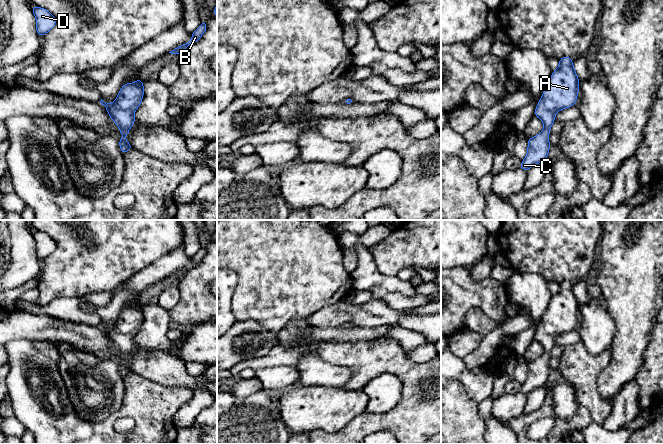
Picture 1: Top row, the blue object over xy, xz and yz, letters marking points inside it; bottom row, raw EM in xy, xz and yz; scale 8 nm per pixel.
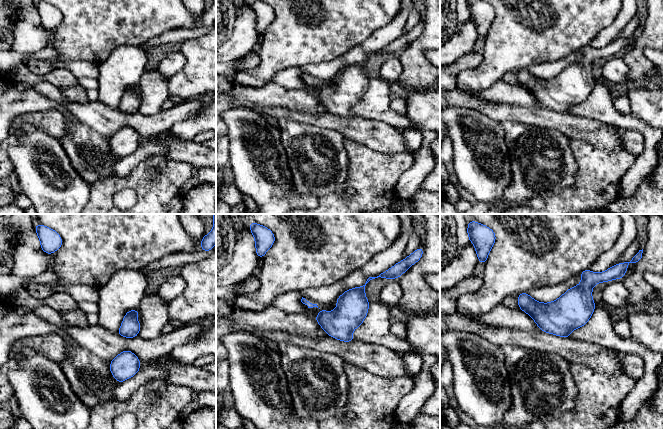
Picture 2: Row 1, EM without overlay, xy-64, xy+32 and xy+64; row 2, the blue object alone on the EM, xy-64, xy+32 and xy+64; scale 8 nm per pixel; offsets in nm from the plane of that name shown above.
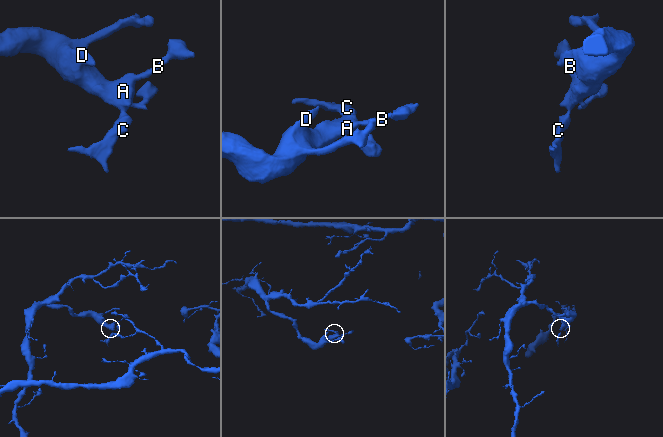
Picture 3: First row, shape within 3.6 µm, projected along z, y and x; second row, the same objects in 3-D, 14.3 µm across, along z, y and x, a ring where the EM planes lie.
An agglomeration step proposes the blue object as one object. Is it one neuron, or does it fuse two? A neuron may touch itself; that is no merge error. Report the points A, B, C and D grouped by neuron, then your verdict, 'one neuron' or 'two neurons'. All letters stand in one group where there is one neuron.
A B C D | one neuron

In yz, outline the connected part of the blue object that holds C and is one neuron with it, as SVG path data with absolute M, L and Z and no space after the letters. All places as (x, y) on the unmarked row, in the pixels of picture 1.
M563 280L536 330L535 341L542 344L545 352L537 360L528 363L527 379L520 389L522 394L527 395L533 389L546 385L551 370L548 360L555 338L574 330L579 314L579 303L573 284Z

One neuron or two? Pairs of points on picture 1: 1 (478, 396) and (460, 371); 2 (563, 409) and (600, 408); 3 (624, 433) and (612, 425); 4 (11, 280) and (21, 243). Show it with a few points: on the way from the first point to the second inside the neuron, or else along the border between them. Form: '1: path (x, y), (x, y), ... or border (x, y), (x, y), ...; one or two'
1: path (478, 390), (465, 377); one
2: border (568, 382), (574, 391), (574, 400), (578, 404); two
3: border (601, 424), (609, 430), (624, 428); two
4: path (19, 271), (21, 269), (21, 252); one

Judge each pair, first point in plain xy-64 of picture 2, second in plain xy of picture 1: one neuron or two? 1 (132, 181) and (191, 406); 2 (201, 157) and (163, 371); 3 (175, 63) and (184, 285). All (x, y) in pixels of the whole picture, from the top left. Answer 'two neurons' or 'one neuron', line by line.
1: two neurons
2: one neuron
3: two neurons

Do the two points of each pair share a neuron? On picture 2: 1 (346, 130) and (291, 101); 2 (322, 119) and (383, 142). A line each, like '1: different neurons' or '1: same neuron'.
1: different neurons
2: same neuron

